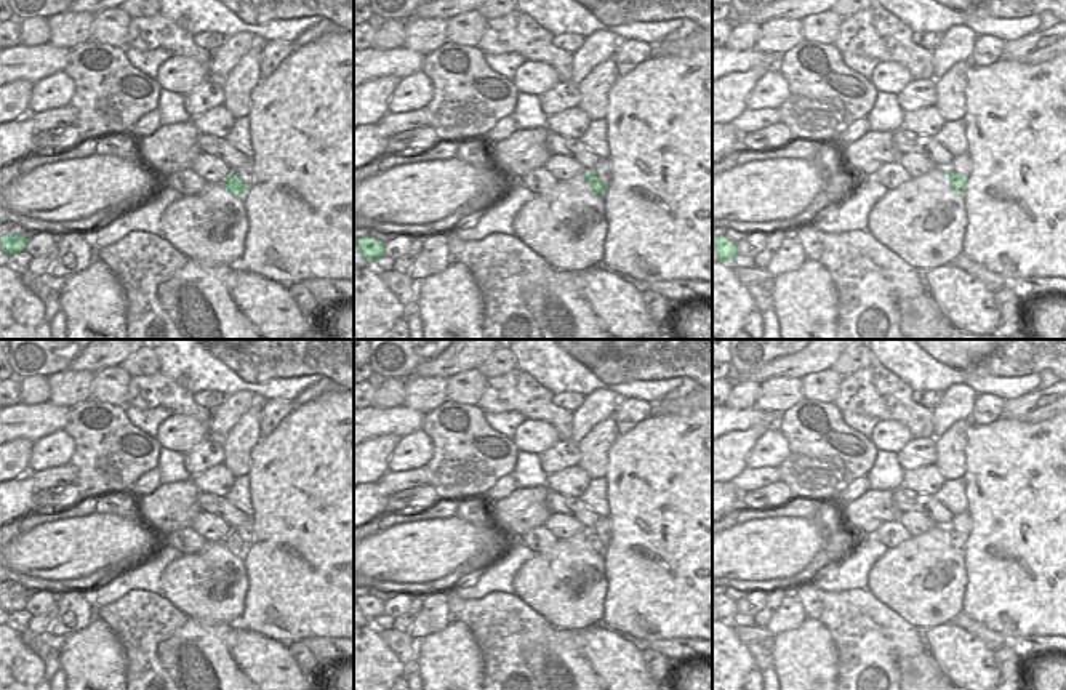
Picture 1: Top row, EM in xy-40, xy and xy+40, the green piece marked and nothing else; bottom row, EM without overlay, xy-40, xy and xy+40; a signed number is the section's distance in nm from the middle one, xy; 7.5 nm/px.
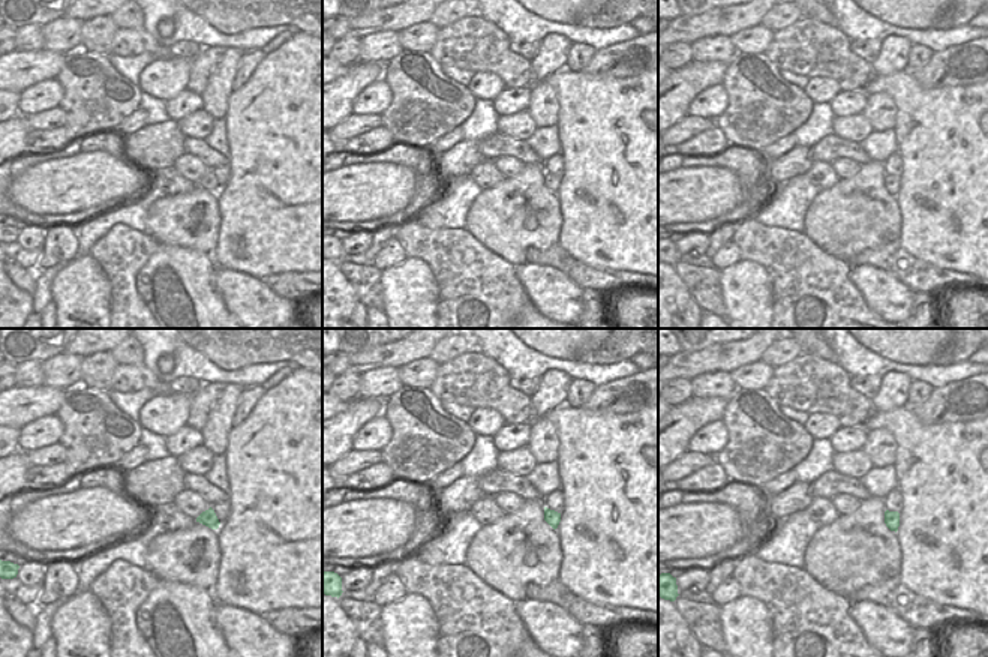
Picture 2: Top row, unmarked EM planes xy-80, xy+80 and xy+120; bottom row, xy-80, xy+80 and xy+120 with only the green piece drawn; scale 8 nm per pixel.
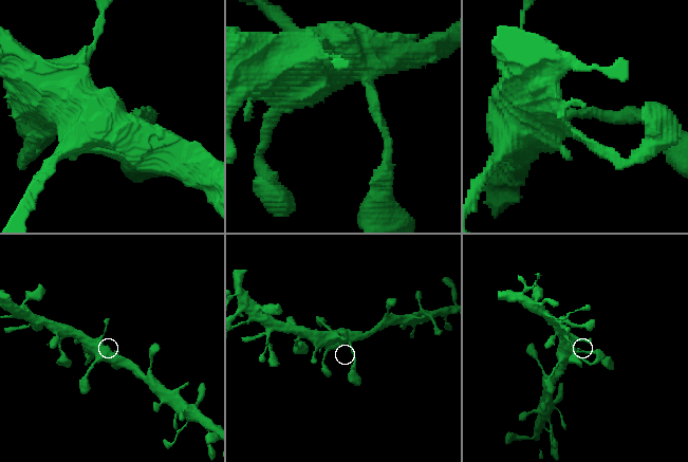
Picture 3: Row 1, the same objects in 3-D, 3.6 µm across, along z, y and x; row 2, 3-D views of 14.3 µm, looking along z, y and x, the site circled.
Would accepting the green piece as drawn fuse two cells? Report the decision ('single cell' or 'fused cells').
single cell

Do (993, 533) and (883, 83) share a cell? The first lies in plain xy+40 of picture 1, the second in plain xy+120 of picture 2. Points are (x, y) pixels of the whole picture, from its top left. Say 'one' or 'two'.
one

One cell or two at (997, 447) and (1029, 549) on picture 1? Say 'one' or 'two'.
one

